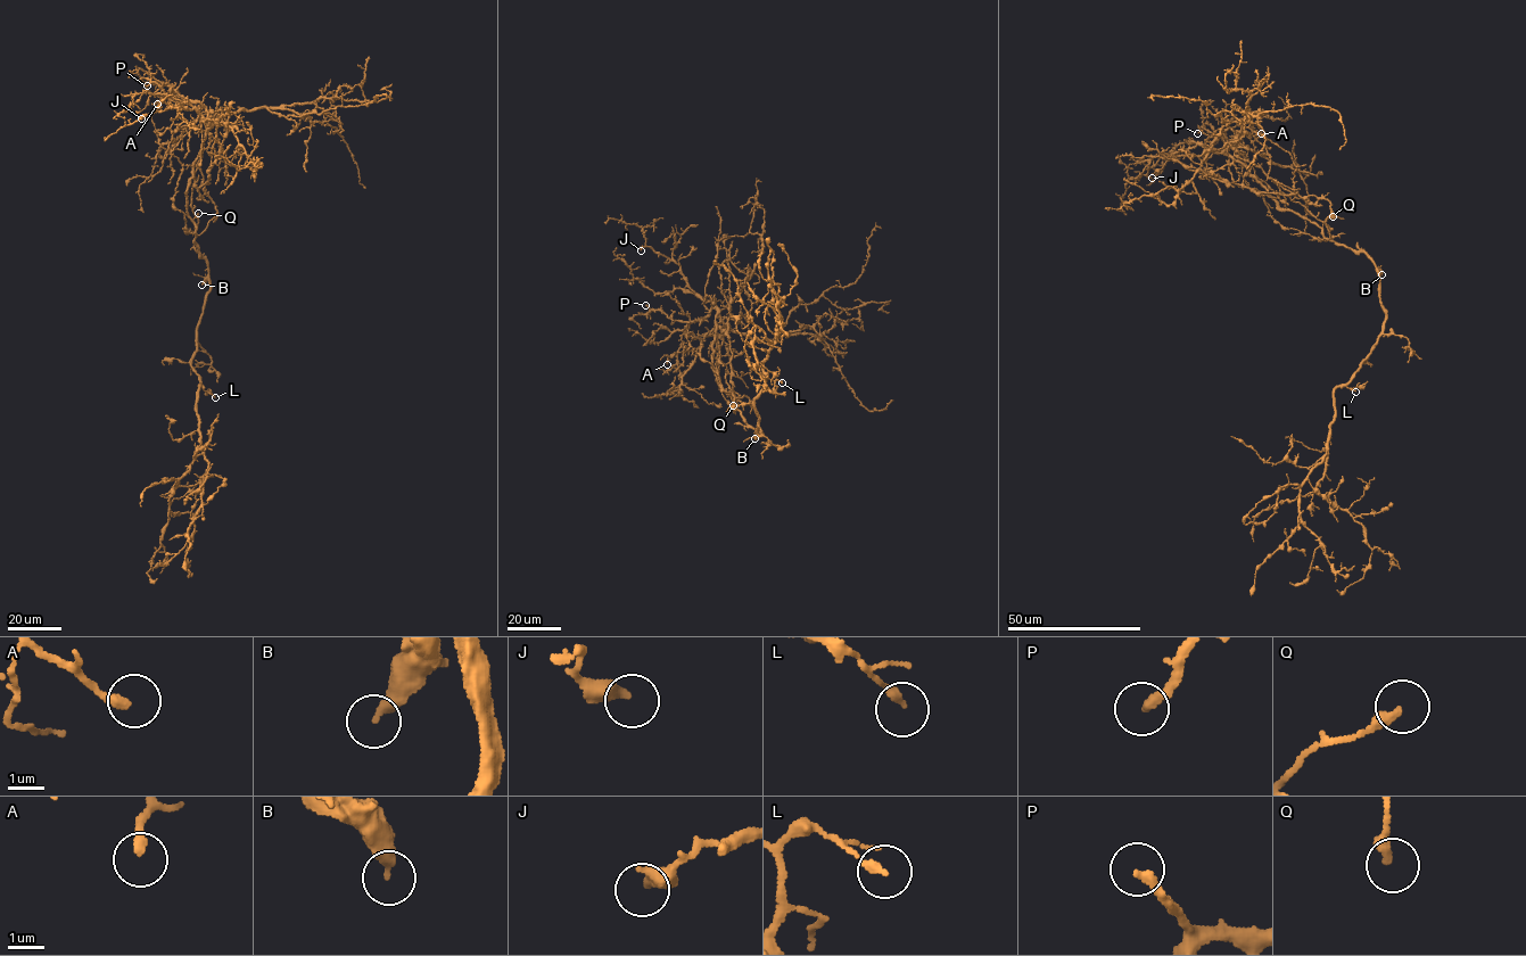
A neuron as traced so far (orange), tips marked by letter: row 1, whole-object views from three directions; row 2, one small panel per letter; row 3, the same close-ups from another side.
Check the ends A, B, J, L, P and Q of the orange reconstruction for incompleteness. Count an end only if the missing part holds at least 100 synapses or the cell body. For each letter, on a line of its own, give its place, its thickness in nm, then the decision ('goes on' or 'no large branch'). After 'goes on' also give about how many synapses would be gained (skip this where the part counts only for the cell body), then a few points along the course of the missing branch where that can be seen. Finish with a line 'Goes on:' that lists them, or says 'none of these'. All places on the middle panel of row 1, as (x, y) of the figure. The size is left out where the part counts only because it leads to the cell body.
A: at (667, 364); 260 nm thick; no large branch
B: at (755, 438); 360 nm thick; no large branch
J: at (641, 250); 380 nm thick; no large branch
L: at (782, 382); 220 nm thick; no large branch
P: at (645, 305); 240 nm thick; no large branch
Q: at (733, 405); 300 nm thick; no large branch
Goes on: none of these

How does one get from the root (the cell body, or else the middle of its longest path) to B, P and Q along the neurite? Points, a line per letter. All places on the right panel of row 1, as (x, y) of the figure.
B: (1352, 249), (1366, 254), (1382, 274)
P: (1352, 249), (1283, 211), (1246, 169), (1212, 149), (1221, 131), (1219, 137), (1203, 126), (1197, 133)
Q: (1352, 249), (1330, 241), (1322, 233), (1324, 222), (1333, 216)

